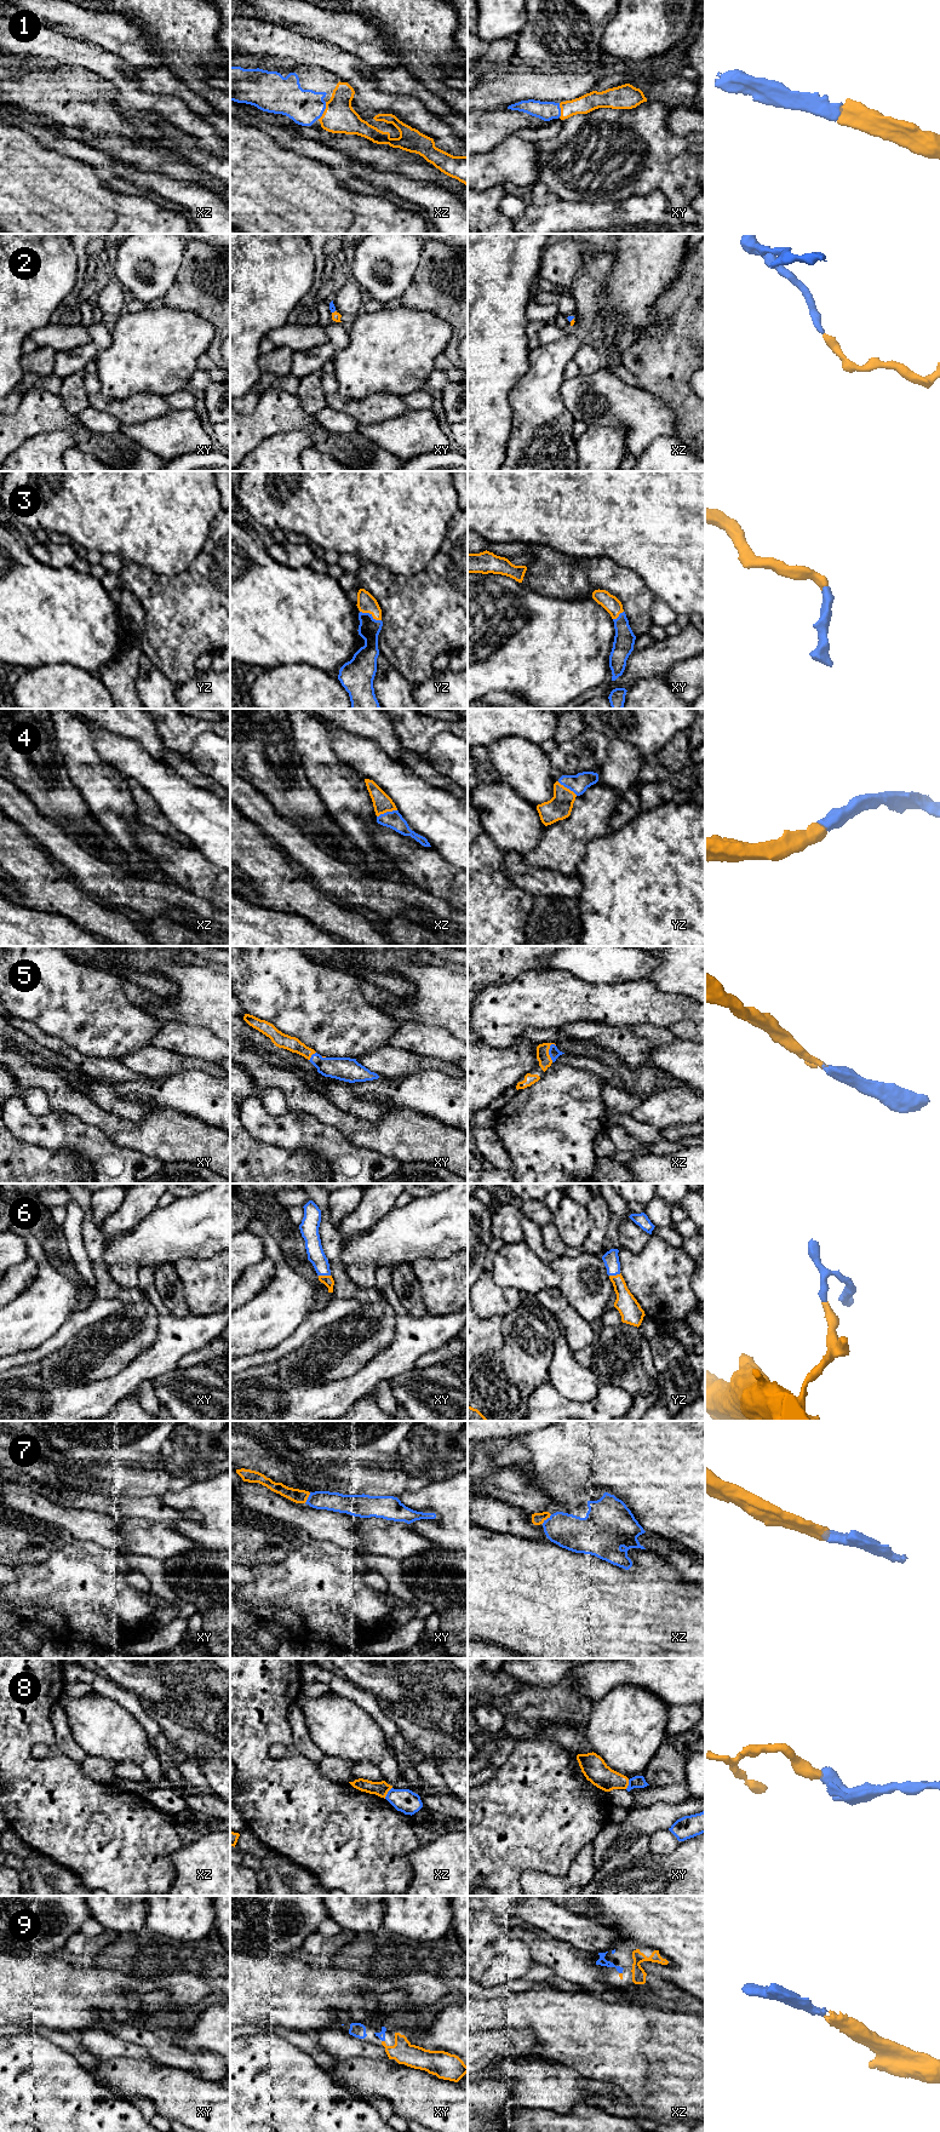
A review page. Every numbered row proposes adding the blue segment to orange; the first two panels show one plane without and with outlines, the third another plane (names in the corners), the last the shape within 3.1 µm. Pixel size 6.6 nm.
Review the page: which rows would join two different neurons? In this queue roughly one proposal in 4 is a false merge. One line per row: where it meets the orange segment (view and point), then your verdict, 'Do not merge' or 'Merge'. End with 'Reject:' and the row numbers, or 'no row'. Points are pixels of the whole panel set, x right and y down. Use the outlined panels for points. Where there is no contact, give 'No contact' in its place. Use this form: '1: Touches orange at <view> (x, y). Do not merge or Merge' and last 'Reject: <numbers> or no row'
1: Touches orange at xz (325, 110). Merge
2: Touches orange at xz (572, 320). Merge
3: Touches orange at yz (371, 613). Merge
4: Touches orange at xz (387, 811). Merge
5: Touches orange at xz (548, 1053). Merge
6: Touches orange at xy (325, 1276). Merge
7: Touches orange at xz (546, 1518). Merge
8: Touches orange at xz (387, 1793). Do not merge
9: Touches orange at xy (383, 2041). Merge
Reject: 8

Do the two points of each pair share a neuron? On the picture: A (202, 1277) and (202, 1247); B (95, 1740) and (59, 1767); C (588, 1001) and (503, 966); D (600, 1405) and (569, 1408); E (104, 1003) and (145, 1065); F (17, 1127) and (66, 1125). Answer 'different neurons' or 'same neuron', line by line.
A: different neurons
B: different neurons
C: different neurons
D: same neuron
E: different neurons
F: same neuron

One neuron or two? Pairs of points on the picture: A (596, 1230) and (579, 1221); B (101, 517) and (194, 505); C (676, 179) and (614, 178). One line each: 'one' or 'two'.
A: two
B: one
C: one

